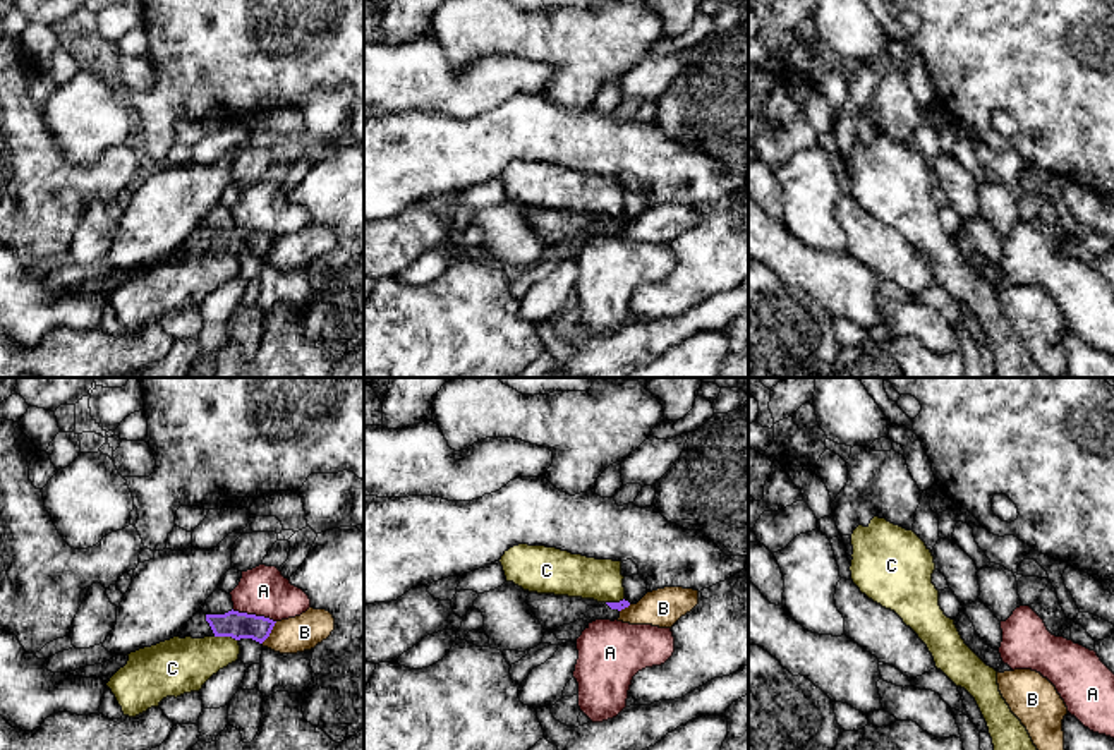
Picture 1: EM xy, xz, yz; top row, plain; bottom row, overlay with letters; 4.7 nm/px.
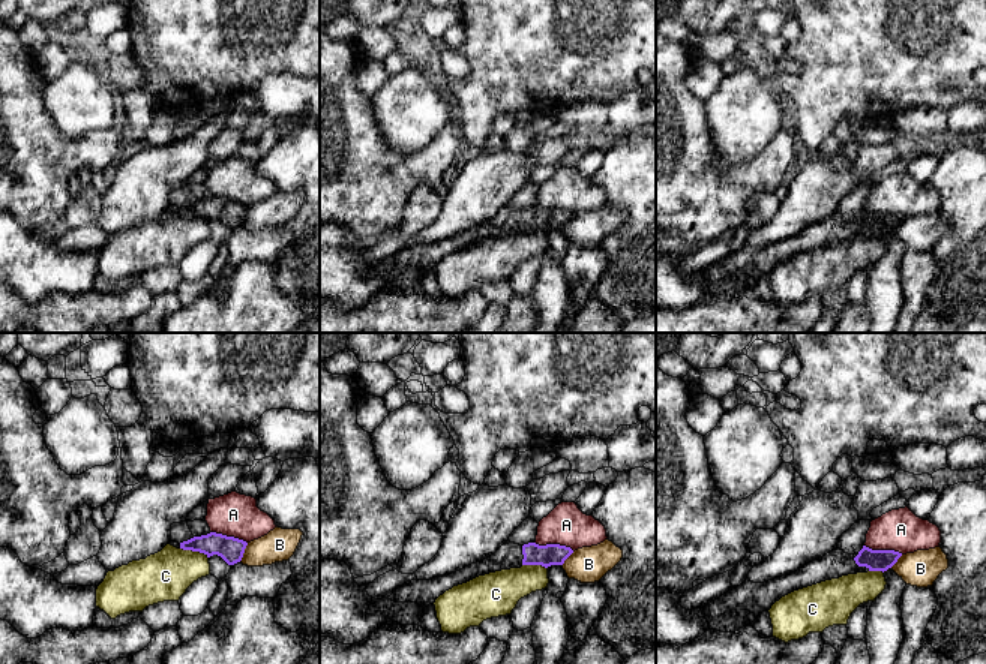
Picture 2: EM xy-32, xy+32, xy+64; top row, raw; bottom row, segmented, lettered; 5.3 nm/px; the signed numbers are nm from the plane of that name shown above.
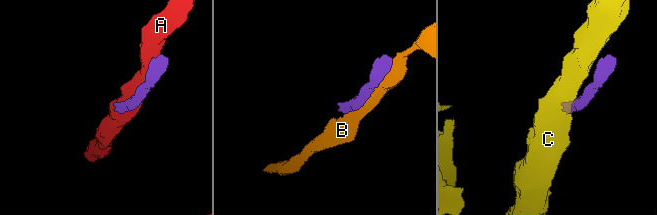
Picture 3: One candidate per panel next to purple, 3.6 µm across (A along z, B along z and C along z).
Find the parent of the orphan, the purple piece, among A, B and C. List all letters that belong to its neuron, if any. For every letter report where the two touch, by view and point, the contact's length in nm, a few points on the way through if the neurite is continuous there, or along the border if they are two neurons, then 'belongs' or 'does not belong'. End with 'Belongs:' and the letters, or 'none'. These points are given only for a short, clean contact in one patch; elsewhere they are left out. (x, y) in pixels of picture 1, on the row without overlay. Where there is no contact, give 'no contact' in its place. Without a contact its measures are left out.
A: xy (254, 230) | 220 nm | does not belong
B: xy (270, 247) | 130 nm | does not belong
C: xy (227, 251) | 110 nm | along xy (215, 251), (230, 251), (237, 256) | does not belong
Belongs: none

